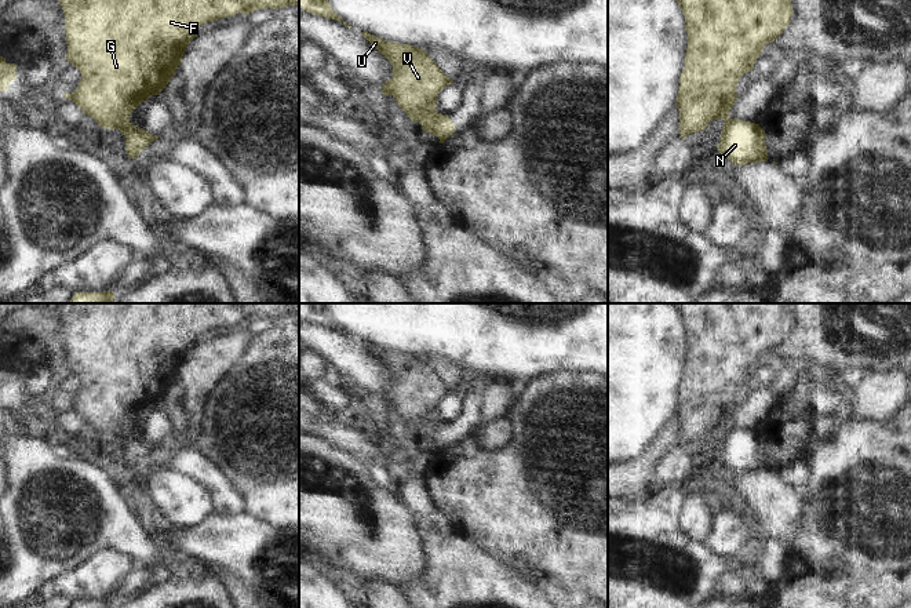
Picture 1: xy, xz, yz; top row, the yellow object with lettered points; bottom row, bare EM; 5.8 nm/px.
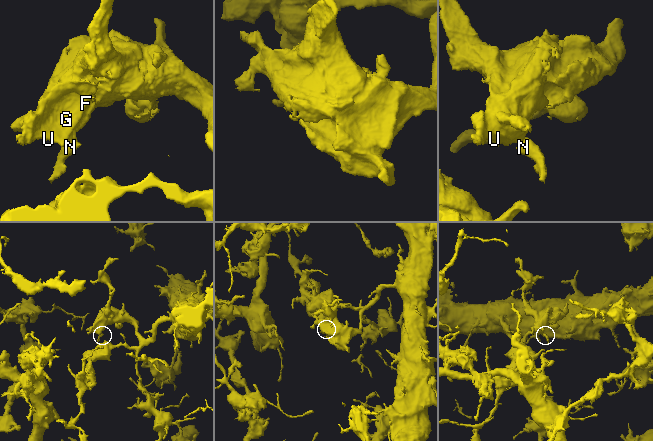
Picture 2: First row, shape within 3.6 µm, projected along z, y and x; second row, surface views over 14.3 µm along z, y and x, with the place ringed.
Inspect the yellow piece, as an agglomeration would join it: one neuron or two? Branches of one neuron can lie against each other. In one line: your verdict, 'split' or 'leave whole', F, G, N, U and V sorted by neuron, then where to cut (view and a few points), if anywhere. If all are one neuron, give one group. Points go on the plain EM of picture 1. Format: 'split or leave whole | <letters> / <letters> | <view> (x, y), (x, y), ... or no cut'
split | F G U V / N | xz (436, 419), (422, 436)

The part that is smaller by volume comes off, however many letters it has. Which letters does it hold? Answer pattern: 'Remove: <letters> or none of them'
Remove: N

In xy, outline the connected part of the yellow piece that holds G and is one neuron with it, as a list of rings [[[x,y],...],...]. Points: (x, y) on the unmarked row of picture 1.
[[[62,303],[58,310],[65,323],[65,369],[76,375],[83,386],[74,401],[62,405],[73,409],[99,436],[120,438],[141,411],[167,396],[203,332],[262,317],[299,314],[299,303]]]

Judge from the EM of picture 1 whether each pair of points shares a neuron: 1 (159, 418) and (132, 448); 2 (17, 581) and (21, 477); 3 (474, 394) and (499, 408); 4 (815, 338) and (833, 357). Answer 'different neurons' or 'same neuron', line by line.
1: same neuron
2: same neuron
3: different neurons
4: same neuron

